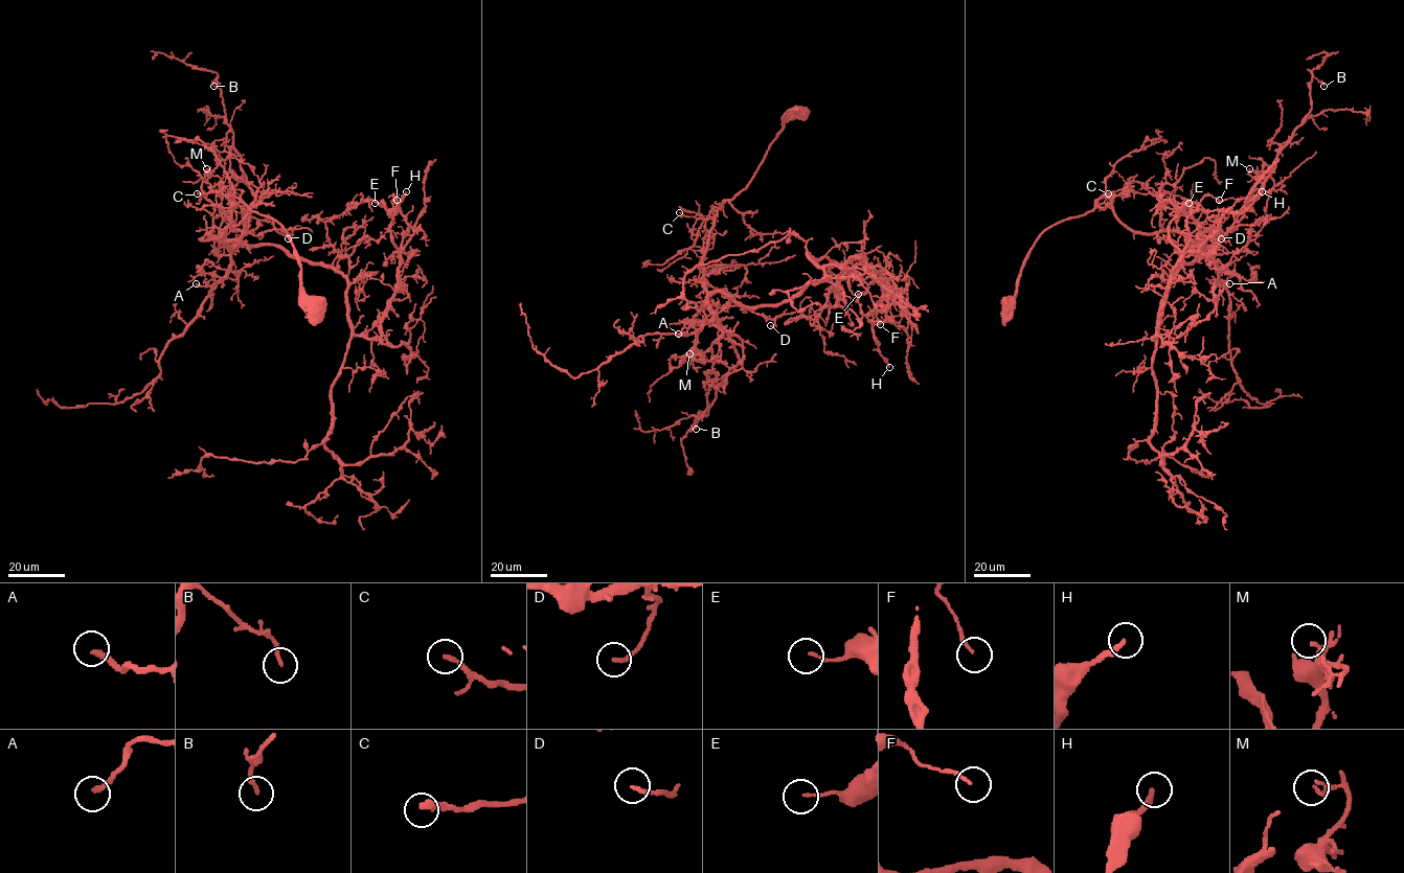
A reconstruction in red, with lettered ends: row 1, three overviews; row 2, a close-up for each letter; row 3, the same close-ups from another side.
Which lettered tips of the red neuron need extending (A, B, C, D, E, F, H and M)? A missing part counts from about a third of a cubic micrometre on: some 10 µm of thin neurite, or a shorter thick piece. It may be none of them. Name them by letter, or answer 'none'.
C, H

